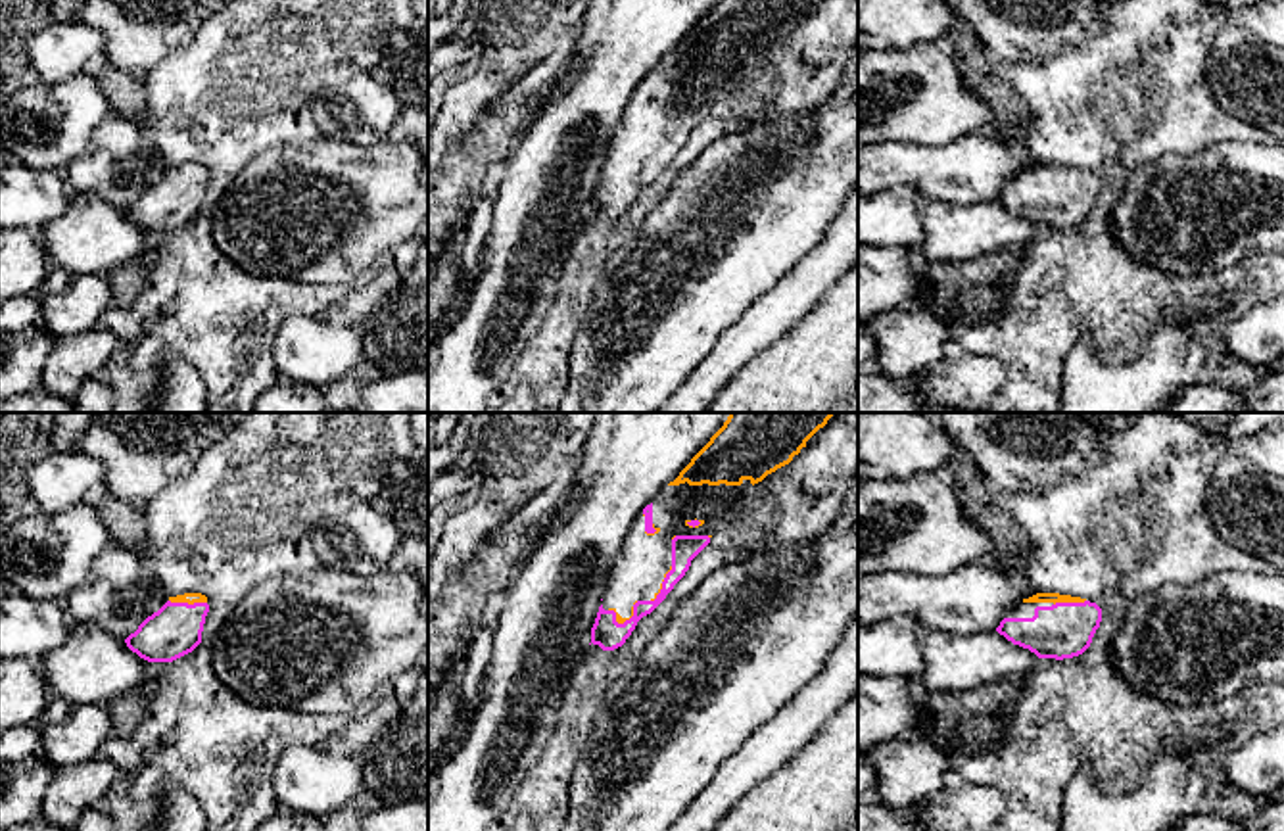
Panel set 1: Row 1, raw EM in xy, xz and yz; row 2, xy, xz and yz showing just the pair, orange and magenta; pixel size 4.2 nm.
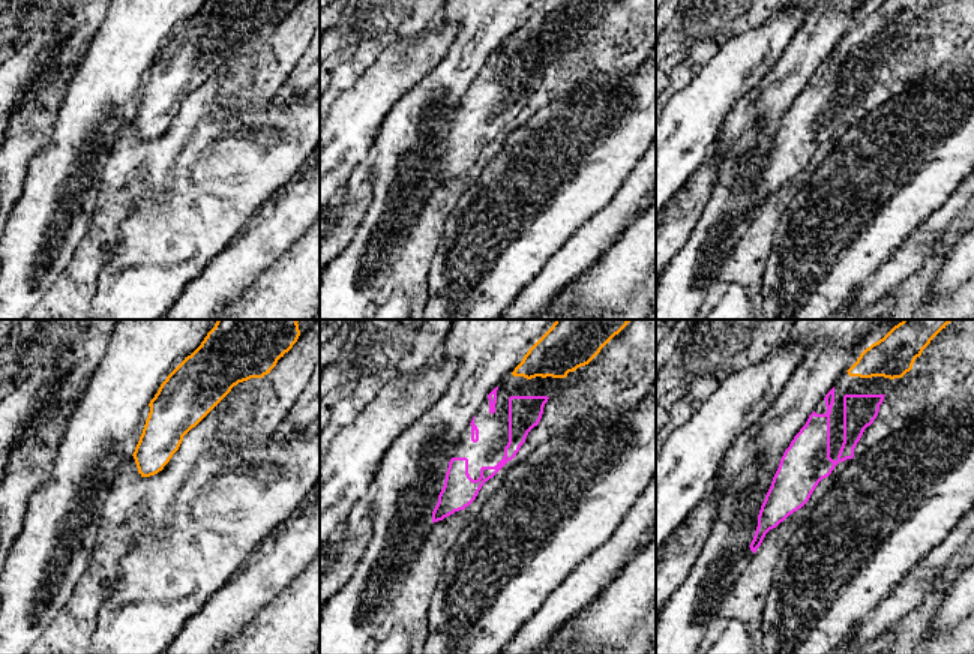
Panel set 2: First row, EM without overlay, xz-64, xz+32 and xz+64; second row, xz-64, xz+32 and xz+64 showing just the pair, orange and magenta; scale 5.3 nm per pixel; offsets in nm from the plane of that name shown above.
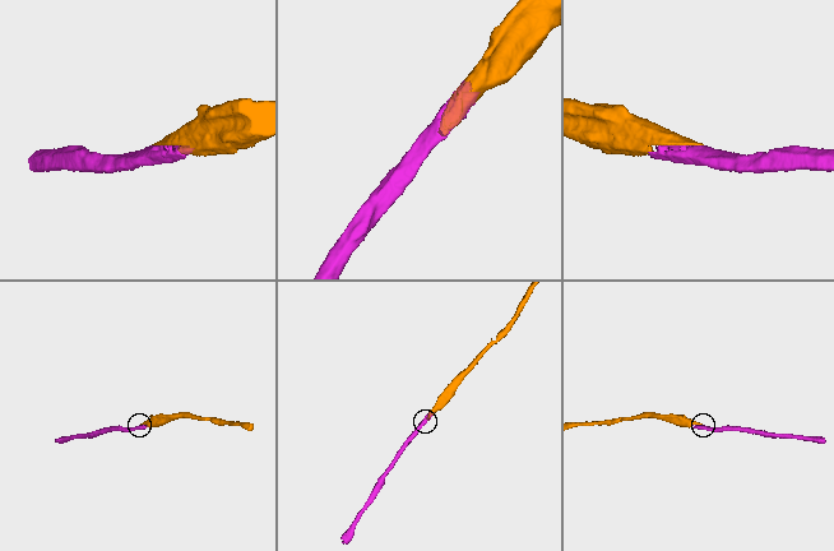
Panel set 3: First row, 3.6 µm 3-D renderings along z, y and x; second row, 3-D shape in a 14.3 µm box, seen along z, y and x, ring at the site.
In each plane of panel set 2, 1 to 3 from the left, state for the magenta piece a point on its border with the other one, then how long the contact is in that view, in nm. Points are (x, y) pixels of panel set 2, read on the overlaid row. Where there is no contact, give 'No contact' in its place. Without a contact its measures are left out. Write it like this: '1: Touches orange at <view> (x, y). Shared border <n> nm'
1: No contact
2: No contact
3: No contact

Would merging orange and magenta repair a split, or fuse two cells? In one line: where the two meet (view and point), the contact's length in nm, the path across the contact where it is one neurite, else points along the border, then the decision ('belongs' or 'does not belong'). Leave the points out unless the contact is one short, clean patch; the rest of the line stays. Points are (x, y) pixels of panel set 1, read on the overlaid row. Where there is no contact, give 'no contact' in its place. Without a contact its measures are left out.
contact xy (189, 603); length 160 nm; belongs

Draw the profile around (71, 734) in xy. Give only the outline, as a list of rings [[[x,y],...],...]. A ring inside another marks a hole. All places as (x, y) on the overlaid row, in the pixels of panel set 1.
[[[50,695],[35,727],[40,733],[40,756],[56,770],[98,758],[111,737],[106,706],[77,704],[59,695]]]

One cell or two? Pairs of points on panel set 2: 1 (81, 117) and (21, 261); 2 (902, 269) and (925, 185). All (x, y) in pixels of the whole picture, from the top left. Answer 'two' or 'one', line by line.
1: one
2: two

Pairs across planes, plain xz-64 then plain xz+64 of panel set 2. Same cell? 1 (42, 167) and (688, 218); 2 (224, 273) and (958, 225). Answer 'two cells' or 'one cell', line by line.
1: two cells
2: two cells

